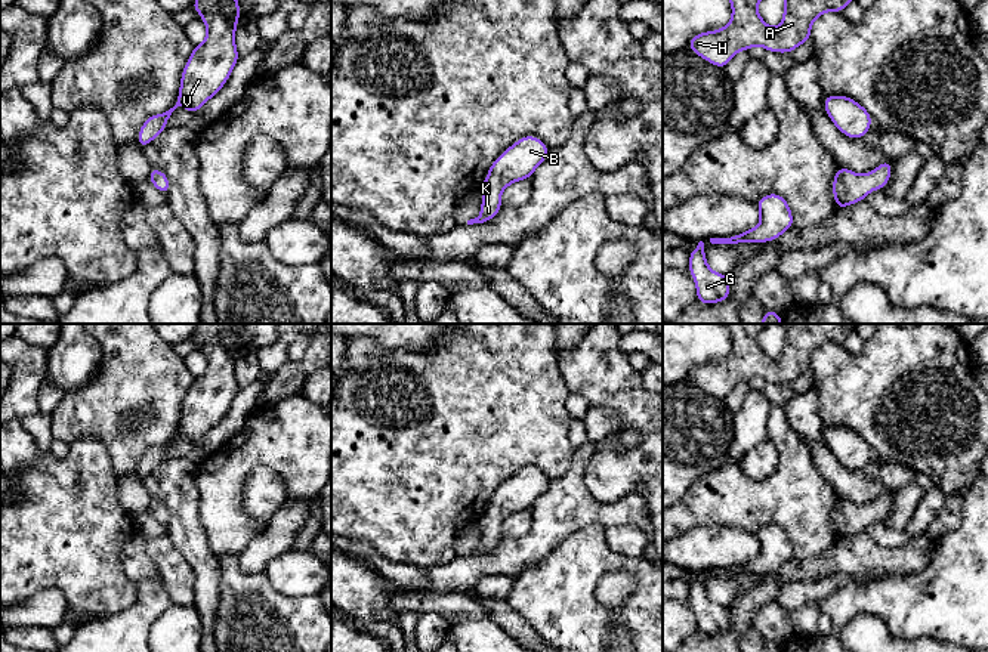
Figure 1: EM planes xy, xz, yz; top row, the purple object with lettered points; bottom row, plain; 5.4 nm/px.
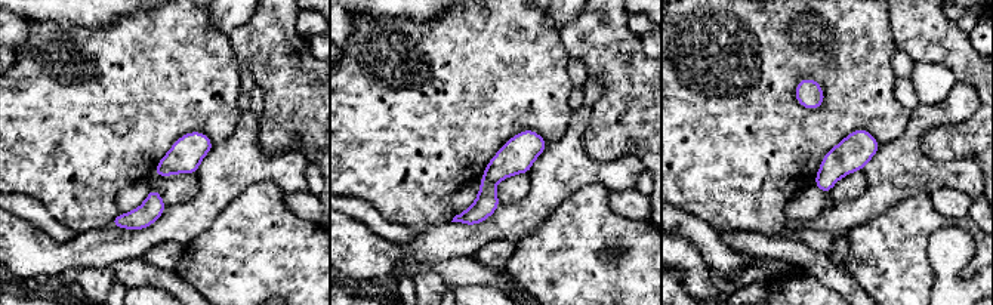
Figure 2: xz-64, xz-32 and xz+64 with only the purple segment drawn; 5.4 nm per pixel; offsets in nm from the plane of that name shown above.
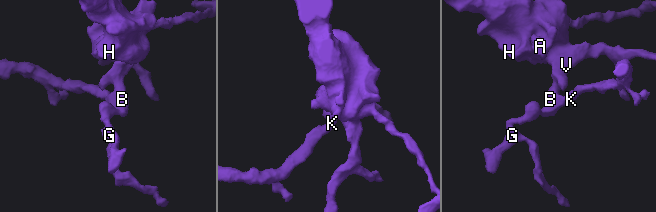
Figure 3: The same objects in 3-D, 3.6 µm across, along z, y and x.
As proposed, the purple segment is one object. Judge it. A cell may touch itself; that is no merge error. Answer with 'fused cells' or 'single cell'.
single cell

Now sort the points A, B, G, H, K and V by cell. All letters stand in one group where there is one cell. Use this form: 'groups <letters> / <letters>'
groups A B G H K V

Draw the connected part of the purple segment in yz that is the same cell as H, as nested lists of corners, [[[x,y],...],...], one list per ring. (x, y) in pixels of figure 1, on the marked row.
[[[731,0],[732,18],[722,30],[692,35],[689,50],[725,68],[734,55],[740,50],[748,50],[753,46],[762,46],[768,52],[791,53],[802,43],[811,40],[811,25],[825,12],[842,12],[852,0],[785,0],[784,16],[778,28],[771,28],[757,13],[760,0]]]

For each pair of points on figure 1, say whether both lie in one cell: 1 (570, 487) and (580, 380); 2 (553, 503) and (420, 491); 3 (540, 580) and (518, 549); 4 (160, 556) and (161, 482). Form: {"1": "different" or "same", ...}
{"1": "different", "2": "different", "3": "different", "4": "different"}

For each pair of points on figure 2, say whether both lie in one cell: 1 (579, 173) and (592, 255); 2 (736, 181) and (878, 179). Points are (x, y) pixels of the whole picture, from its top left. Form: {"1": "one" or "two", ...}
{"1": "two", "2": "two"}

